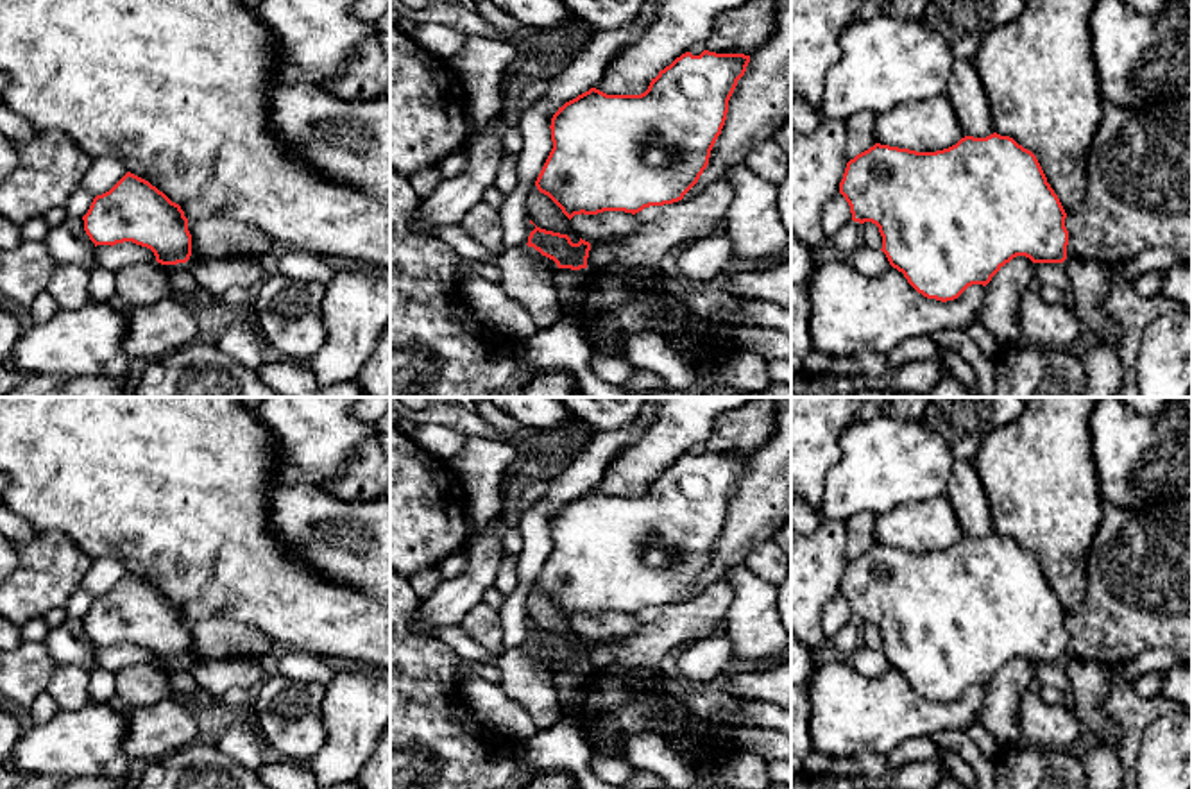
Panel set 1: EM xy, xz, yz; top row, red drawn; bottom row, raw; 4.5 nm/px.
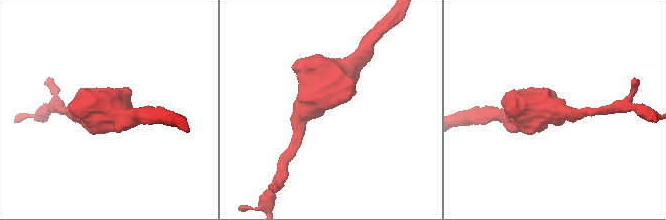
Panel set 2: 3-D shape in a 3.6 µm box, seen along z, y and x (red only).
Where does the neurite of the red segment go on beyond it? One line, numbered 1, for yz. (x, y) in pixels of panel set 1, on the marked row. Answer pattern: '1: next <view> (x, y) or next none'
1: next none

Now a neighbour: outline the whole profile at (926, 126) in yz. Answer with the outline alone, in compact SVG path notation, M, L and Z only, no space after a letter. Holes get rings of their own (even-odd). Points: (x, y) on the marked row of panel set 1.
M947 95L904 102L879 113L873 129L877 143L916 152L943 150L965 138Z

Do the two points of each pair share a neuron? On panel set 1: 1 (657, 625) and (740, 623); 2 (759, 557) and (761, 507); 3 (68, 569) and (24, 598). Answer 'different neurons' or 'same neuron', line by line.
1: different neurons
2: different neurons
3: same neuron

